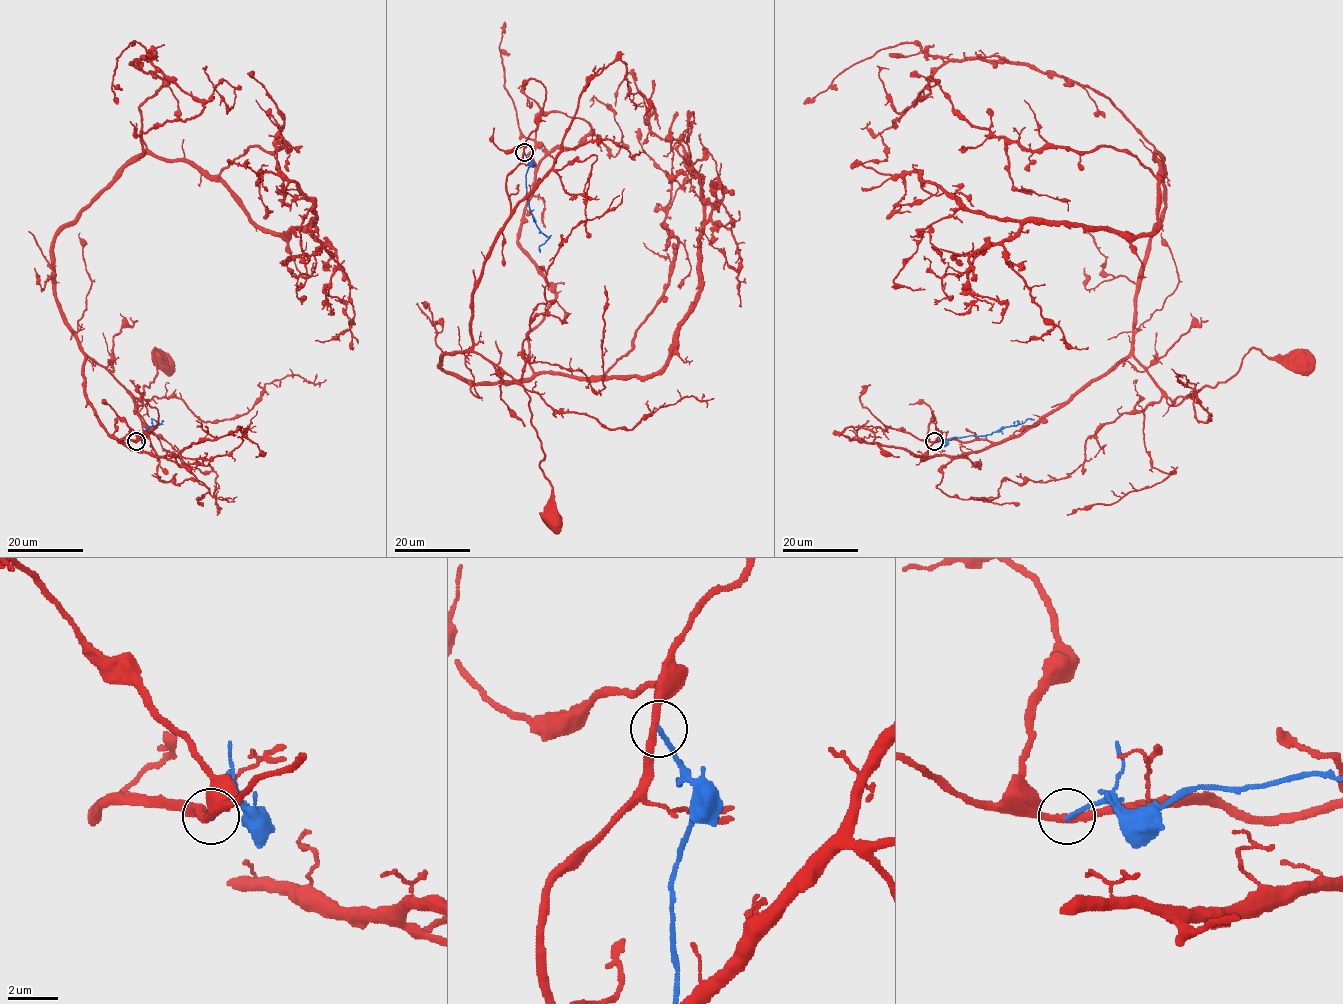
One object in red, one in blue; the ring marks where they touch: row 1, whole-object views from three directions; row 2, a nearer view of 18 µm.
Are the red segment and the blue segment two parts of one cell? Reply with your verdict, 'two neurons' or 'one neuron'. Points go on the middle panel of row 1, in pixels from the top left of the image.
two neurons

